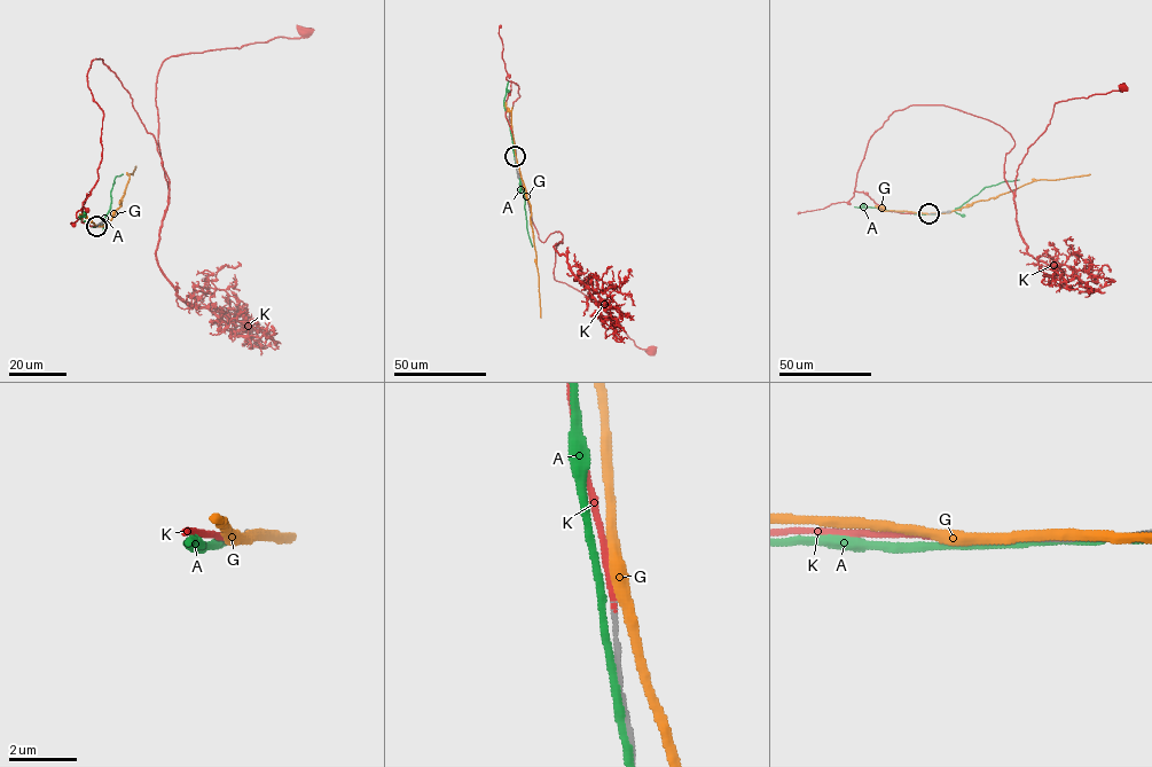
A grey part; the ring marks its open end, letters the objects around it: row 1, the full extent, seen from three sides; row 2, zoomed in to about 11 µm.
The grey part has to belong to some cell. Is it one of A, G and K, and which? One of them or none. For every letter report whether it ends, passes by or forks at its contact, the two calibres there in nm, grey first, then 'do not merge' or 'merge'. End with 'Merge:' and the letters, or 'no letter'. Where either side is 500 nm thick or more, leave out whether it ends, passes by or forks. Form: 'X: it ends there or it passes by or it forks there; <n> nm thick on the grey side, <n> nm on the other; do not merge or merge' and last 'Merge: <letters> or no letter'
A: it passes by; 150 nm thick on the grey side, 220 nm on the other; do not merge
G: it passes by; 150 nm thick on the grey side, 360 nm on the other; do not merge
K: it ends there; 160 nm thick on the grey side, 150 nm on the other; merge
Merge: K

